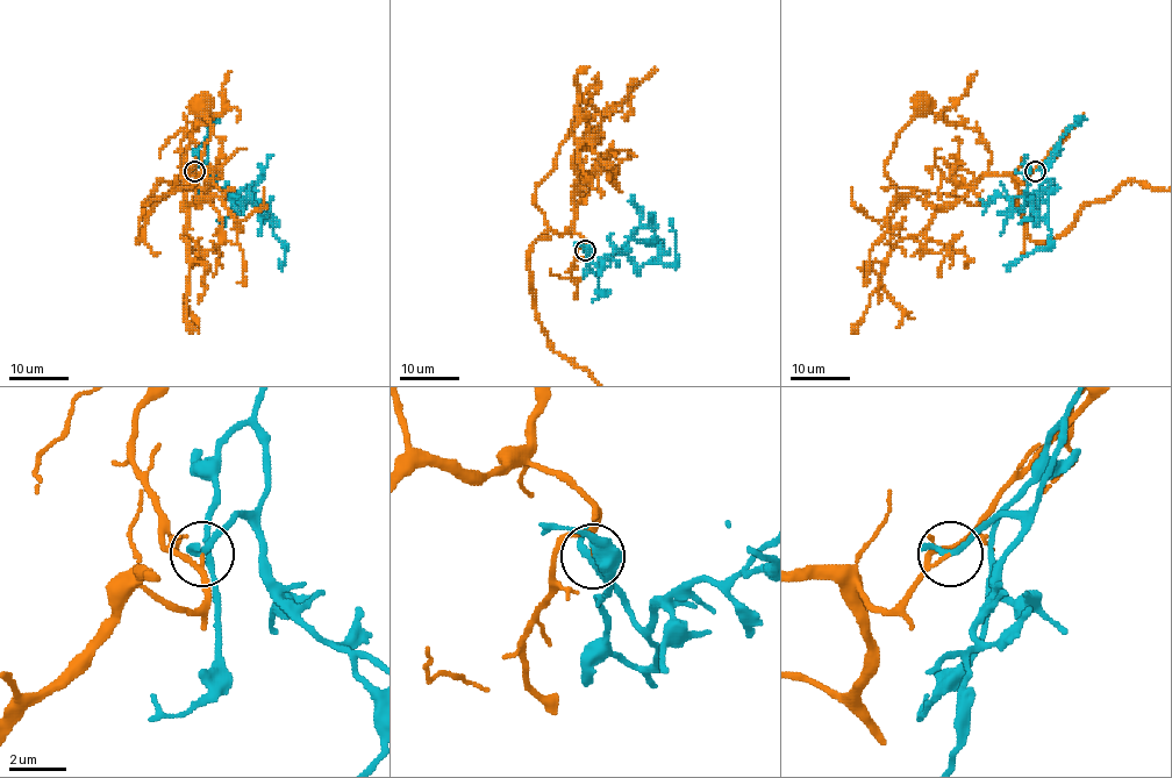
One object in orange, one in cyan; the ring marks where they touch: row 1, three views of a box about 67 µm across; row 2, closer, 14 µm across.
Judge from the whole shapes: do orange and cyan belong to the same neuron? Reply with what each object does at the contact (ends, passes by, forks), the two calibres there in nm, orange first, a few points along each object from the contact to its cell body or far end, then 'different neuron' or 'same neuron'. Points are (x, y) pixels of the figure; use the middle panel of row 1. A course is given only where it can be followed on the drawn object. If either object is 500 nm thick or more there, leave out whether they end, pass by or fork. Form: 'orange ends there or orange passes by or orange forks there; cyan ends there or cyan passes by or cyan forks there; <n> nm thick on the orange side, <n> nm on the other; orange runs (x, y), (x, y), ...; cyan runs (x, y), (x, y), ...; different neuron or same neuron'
orange passes by; cyan passes by; 80 nm thick on the orange side, 200 nm on the other; orange runs (585, 250), (584, 238), (572, 232), (548, 228), (535, 200), (561, 145), (593, 99), (604, 121), (590, 138); cyan runs (585, 250), (594, 265), (608, 255), (621, 254), (638, 265), (649, 263), (671, 265), (676, 261), (673, 222); different neuron

